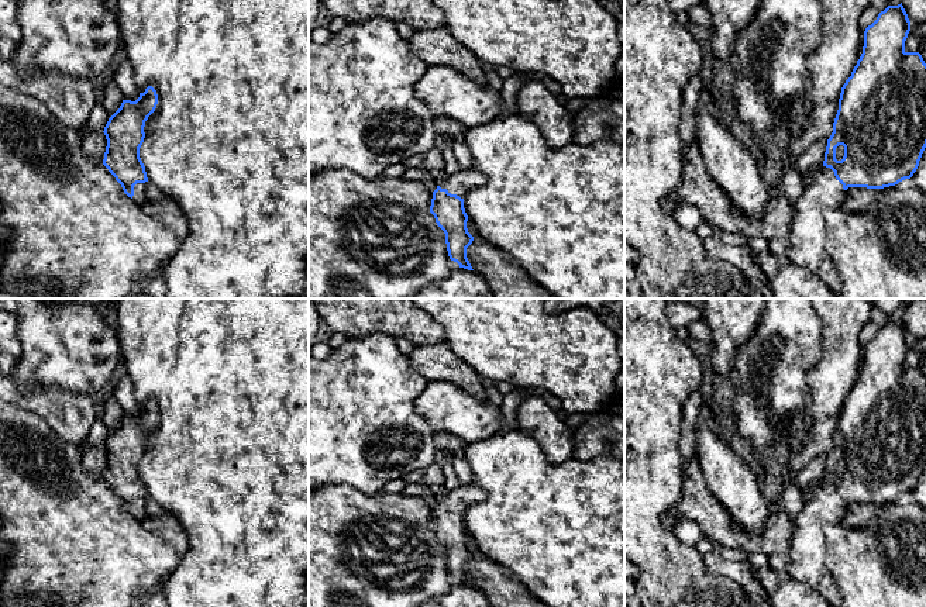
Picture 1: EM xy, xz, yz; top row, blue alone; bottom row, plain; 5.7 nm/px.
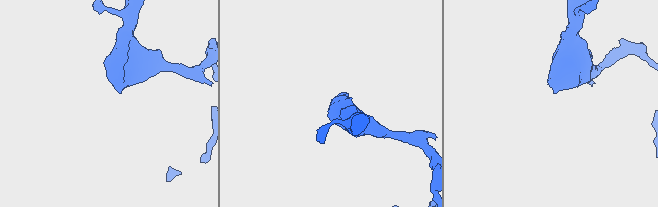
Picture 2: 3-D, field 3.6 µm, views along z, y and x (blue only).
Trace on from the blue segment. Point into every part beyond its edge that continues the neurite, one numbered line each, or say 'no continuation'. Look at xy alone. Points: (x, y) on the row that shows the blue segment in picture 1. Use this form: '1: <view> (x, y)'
1: xy (138, 197)

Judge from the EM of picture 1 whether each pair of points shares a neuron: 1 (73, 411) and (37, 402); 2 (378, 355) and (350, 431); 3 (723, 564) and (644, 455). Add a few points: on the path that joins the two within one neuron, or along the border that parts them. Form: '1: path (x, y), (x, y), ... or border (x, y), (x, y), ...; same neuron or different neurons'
1: path (65, 411), (45, 403); same neuron
2: path (372, 373), (353, 413); same neuron
3: border (702, 557), (711, 571), (729, 578); different neurons

